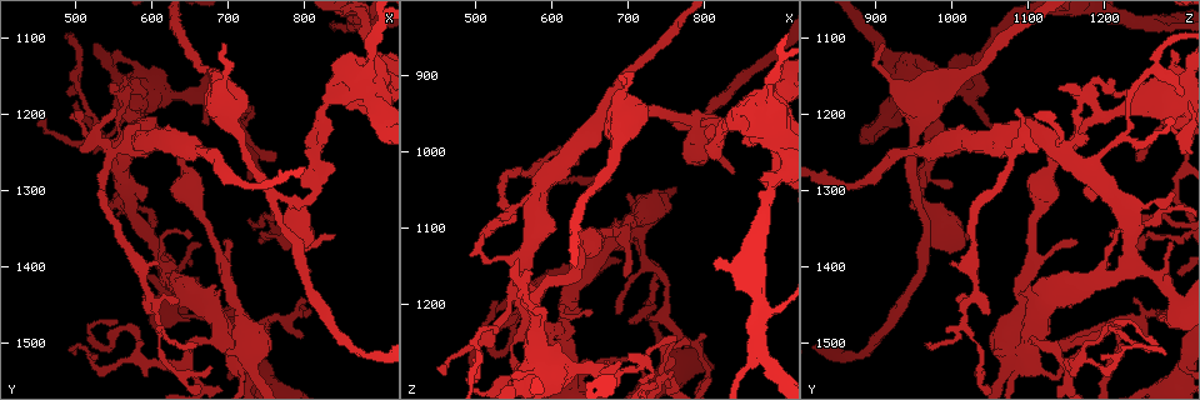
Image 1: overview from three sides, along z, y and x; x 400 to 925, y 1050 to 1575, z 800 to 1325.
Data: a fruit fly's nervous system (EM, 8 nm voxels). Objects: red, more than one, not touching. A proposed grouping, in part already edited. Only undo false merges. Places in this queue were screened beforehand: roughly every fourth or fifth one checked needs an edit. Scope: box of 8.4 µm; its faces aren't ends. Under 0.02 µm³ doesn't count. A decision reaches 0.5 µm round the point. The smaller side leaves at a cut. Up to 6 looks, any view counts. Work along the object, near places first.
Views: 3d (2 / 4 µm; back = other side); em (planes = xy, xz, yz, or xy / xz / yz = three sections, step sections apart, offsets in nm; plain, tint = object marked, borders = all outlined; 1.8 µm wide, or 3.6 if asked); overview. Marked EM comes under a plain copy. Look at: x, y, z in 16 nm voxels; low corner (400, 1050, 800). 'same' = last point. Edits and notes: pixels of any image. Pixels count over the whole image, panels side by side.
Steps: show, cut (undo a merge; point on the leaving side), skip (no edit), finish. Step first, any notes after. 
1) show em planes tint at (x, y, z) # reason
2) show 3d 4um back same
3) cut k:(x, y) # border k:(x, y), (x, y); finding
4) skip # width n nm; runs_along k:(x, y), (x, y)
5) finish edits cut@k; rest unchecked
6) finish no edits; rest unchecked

show em planes borders at (785, 1310, 960) # abrupt turn

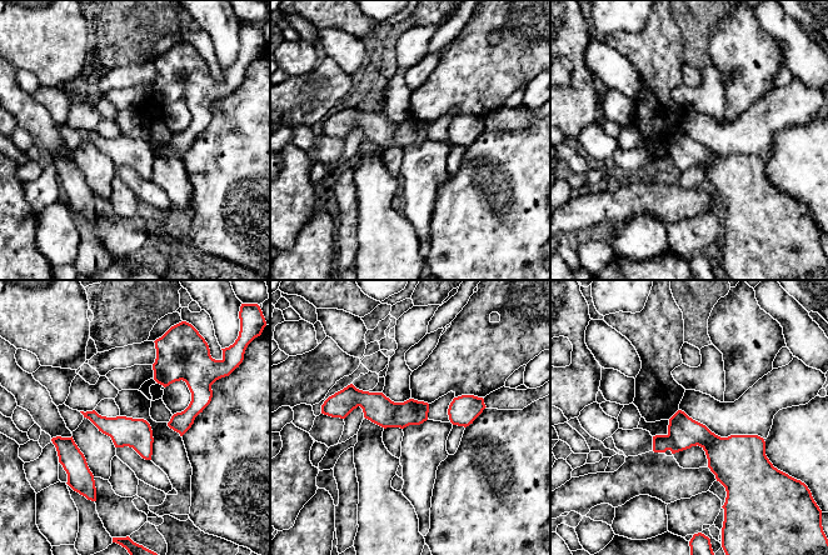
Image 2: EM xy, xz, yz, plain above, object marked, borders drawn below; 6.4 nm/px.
cut 2:(683, 431) # part_leaving 2:(425, 406), (348, 401), (335, 414); two neurons meet here

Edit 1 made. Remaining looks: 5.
show em 3.6um yz step 16 tint at (715, 1495, 1095) # two arms at a narrow angle

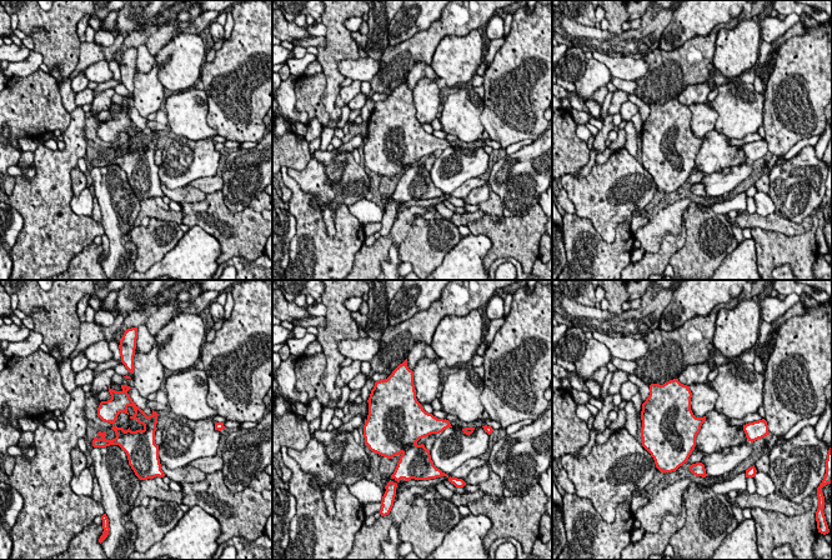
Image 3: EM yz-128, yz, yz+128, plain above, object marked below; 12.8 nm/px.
cut 3:(395, 433) # border 3:(415, 443), (402, 454); a second neuron is stuck on

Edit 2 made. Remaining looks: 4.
show 3d 4um at (625, 1460, 1295) # abrupt turn

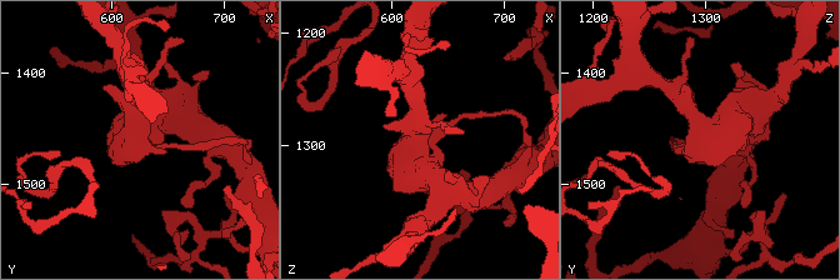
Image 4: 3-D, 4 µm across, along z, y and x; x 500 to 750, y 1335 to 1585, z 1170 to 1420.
show em 3.6um planes tint at (624, 1460, 1292) # shape alone is not enough

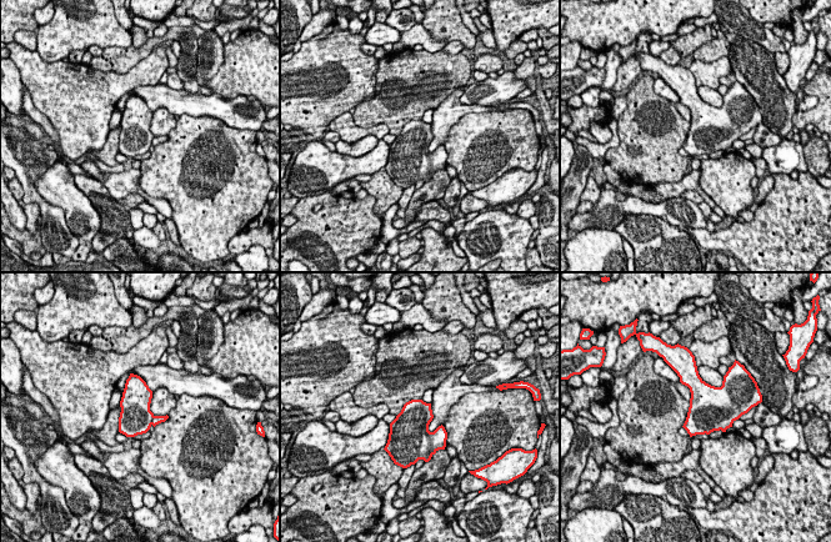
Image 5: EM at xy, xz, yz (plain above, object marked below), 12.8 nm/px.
skip # one neuron here

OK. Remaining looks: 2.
finish edits cut@2, cut@3; rest unchecked

